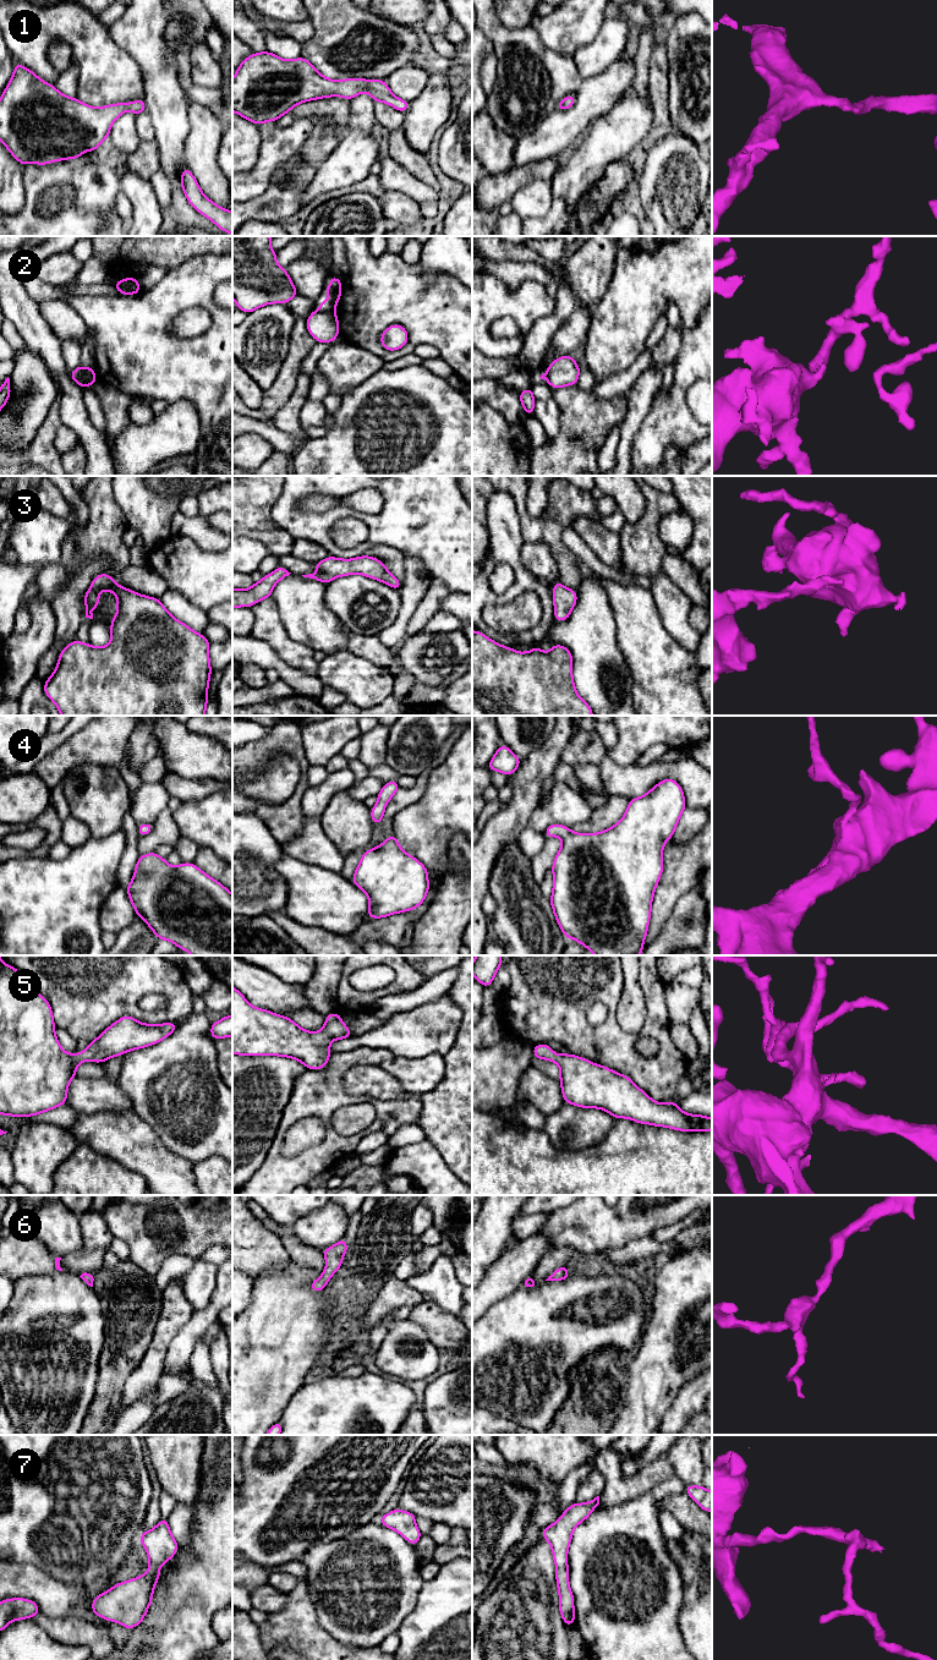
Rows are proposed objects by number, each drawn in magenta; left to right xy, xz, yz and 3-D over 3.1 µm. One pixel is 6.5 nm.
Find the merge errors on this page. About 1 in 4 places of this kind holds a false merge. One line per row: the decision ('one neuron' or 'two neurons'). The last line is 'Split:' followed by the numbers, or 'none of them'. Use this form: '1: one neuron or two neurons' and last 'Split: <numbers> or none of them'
1: one neuron
2: two neurons
3: one neuron
4: one neuron
5: one neuron
6: one neuron
7: one neuron
Split: 2

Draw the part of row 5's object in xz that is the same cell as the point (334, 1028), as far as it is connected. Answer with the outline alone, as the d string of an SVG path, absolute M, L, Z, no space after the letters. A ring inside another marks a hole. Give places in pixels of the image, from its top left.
M232 986L232 1054L242 1056L281 1056L300 1061L307 1069L323 1069L331 1054L329 1043L333 1040L352 1037L350 1029L343 1023L338 1012L325 1015L320 1031L306 1031L287 1017L251 1006L243 995Z

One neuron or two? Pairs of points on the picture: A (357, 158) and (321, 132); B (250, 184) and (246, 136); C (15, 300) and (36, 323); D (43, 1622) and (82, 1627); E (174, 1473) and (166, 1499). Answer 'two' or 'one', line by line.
A: one
B: two
C: one
D: one
E: two

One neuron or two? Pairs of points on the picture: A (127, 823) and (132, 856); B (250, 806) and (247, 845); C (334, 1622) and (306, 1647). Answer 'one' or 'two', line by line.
A: one
B: two
C: two

